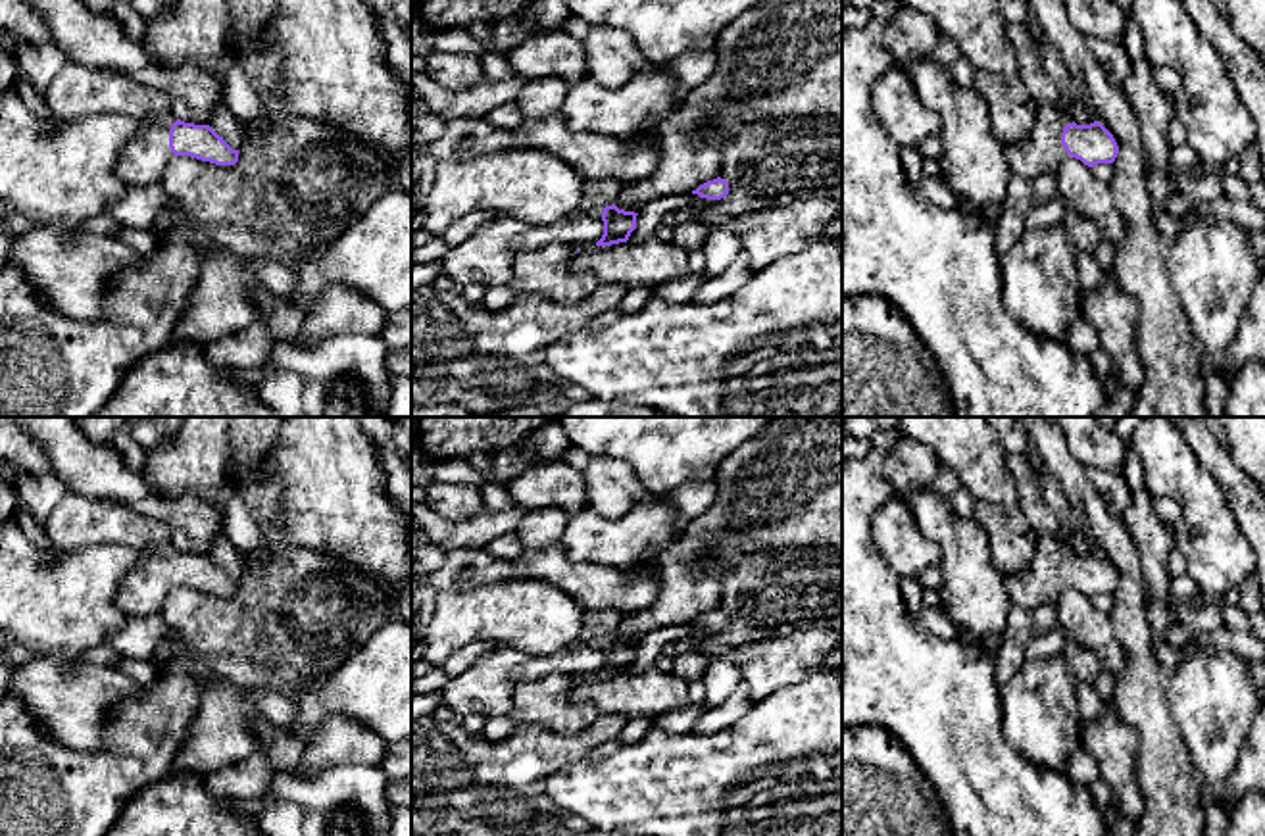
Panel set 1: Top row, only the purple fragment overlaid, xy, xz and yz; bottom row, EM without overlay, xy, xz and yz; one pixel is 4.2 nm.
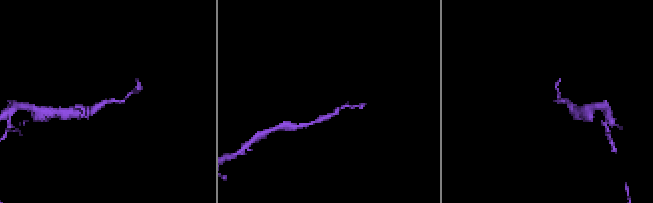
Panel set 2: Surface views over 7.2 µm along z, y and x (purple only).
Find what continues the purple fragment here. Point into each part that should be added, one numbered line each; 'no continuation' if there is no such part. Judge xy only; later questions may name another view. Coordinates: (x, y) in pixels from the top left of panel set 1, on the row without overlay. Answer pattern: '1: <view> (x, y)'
1: xy (143, 592)

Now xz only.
1: xz (596, 625)

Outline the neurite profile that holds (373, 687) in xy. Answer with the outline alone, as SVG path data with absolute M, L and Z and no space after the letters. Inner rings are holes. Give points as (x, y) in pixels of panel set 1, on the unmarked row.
M392 617L296 703L298 717L286 732L306 746L333 715L369 726L388 746L411 742L411 625Z

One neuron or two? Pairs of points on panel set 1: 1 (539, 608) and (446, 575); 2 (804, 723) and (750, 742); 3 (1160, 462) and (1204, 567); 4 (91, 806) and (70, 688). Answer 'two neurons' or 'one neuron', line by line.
1: two neurons
2: one neuron
3: one neuron
4: two neurons

